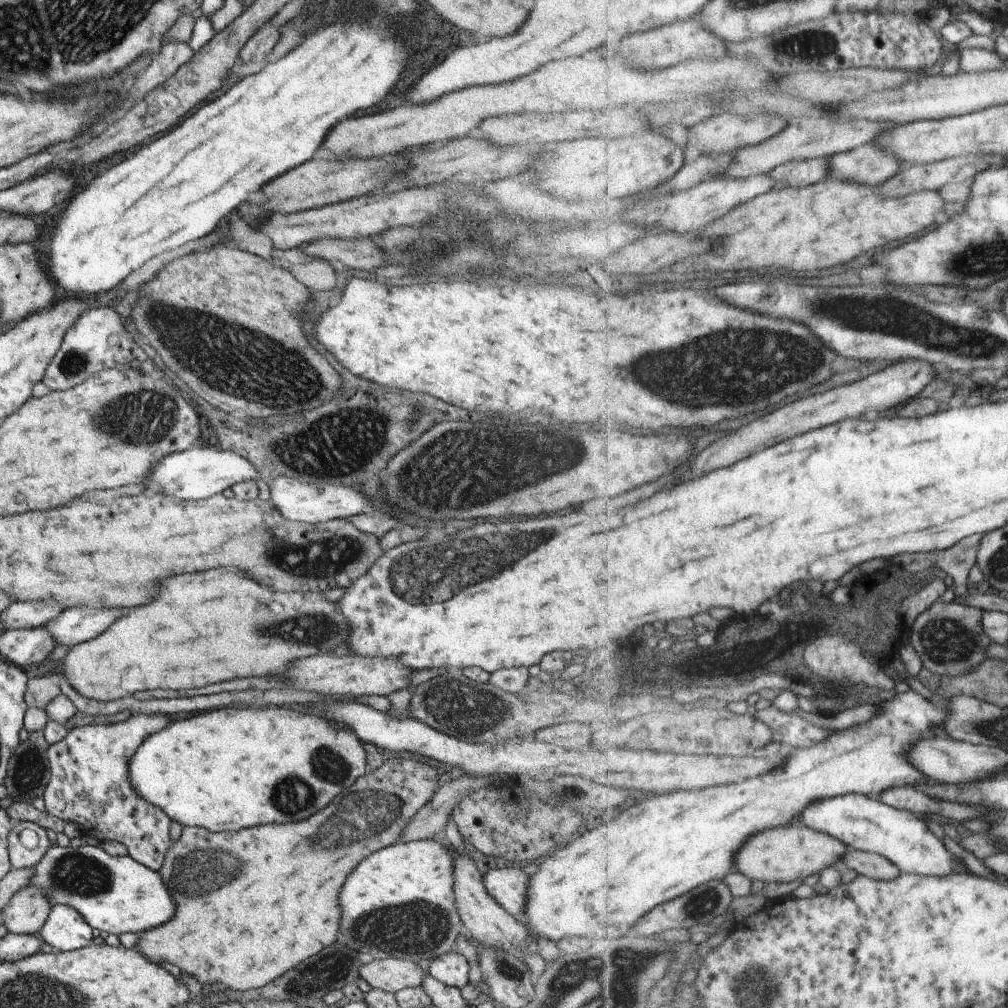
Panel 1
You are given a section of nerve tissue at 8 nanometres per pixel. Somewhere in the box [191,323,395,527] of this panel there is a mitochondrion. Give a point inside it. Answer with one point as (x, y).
(302, 438)

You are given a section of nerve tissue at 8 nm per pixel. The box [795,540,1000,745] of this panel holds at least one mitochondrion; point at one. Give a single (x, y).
(950, 643)

